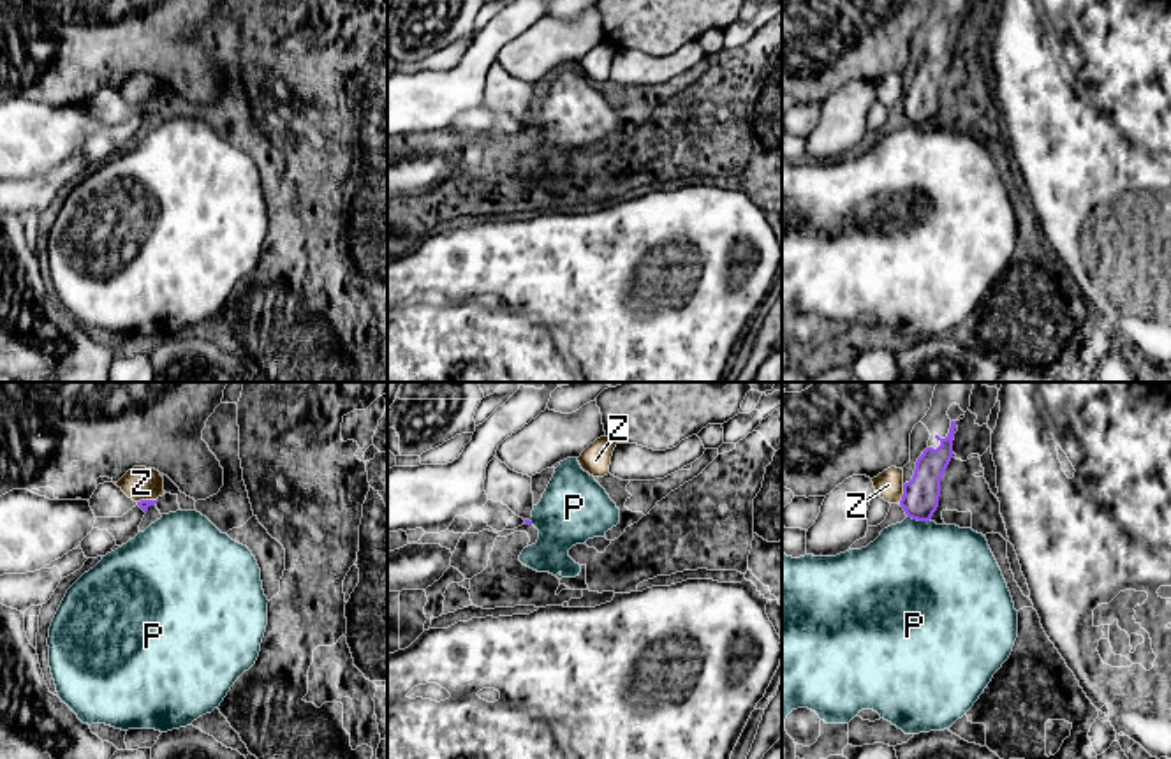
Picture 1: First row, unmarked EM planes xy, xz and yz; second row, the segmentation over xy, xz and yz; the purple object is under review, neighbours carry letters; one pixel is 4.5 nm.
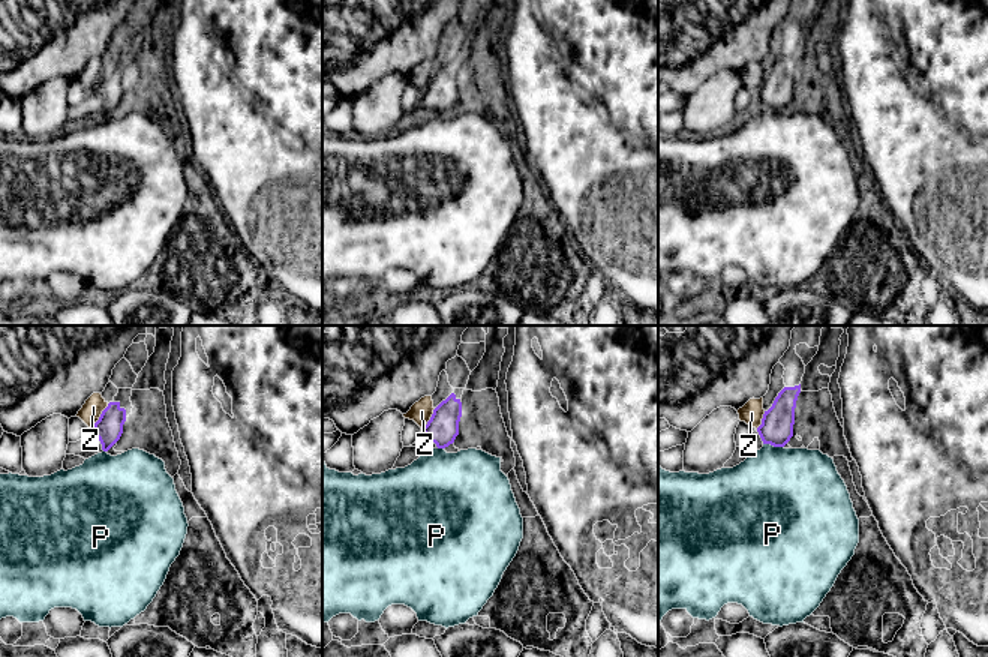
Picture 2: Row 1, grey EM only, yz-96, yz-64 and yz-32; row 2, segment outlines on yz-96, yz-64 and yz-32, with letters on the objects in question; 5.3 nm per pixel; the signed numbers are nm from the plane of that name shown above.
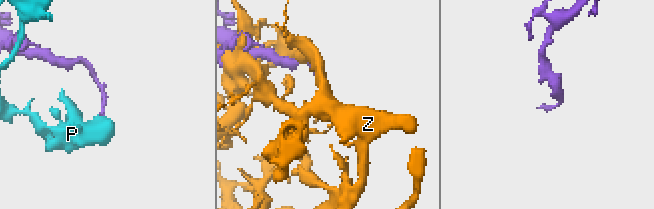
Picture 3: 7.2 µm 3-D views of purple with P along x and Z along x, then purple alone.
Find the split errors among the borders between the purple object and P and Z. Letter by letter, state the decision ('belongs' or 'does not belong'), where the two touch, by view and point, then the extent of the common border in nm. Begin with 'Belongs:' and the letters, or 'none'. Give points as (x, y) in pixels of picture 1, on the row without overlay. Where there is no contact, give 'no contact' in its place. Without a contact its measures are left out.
Belongs: none
P: does not belong | yz (920, 125) | 110 nm
Z: does not belong | yz (904, 99) | 90 nm

